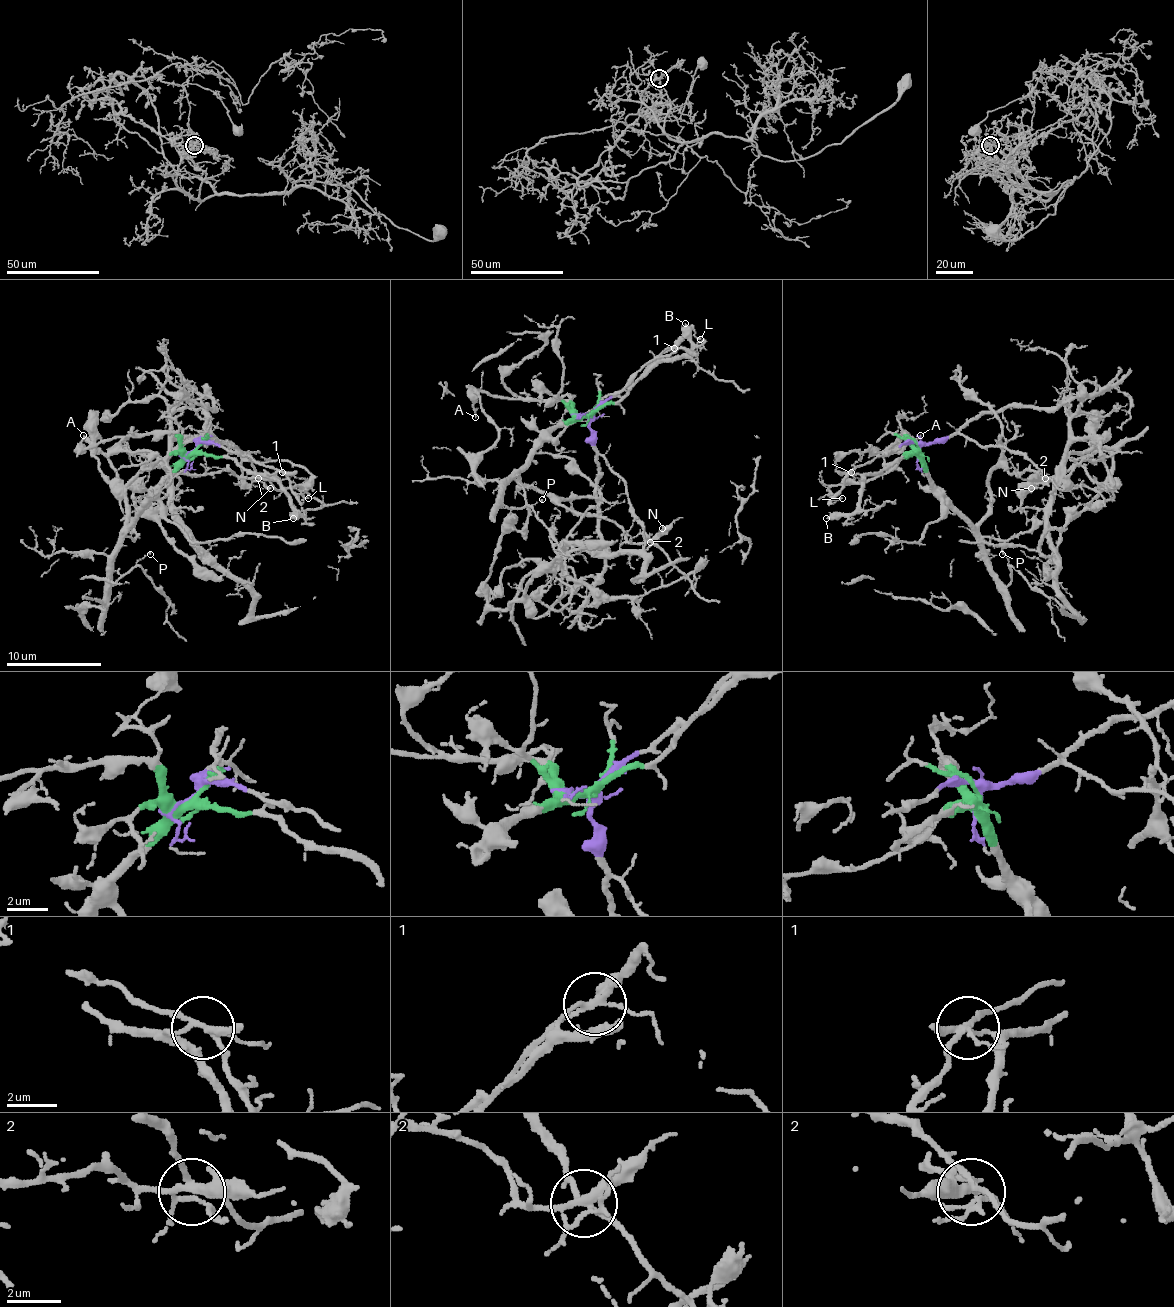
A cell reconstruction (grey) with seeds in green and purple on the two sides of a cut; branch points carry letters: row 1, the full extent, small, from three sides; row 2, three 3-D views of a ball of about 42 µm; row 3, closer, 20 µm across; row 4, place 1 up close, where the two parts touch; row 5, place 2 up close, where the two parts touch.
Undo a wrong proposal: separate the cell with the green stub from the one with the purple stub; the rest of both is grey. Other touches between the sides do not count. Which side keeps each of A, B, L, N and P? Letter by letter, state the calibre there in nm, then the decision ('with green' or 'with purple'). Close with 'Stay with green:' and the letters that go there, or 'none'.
A: calibre 110 nm; with green
B: calibre 480 nm; with green
L: calibre 130 nm; with purple
N: calibre 140 nm; with green
P: calibre 90 nm; with green
Stay with green: A, B, N, P

